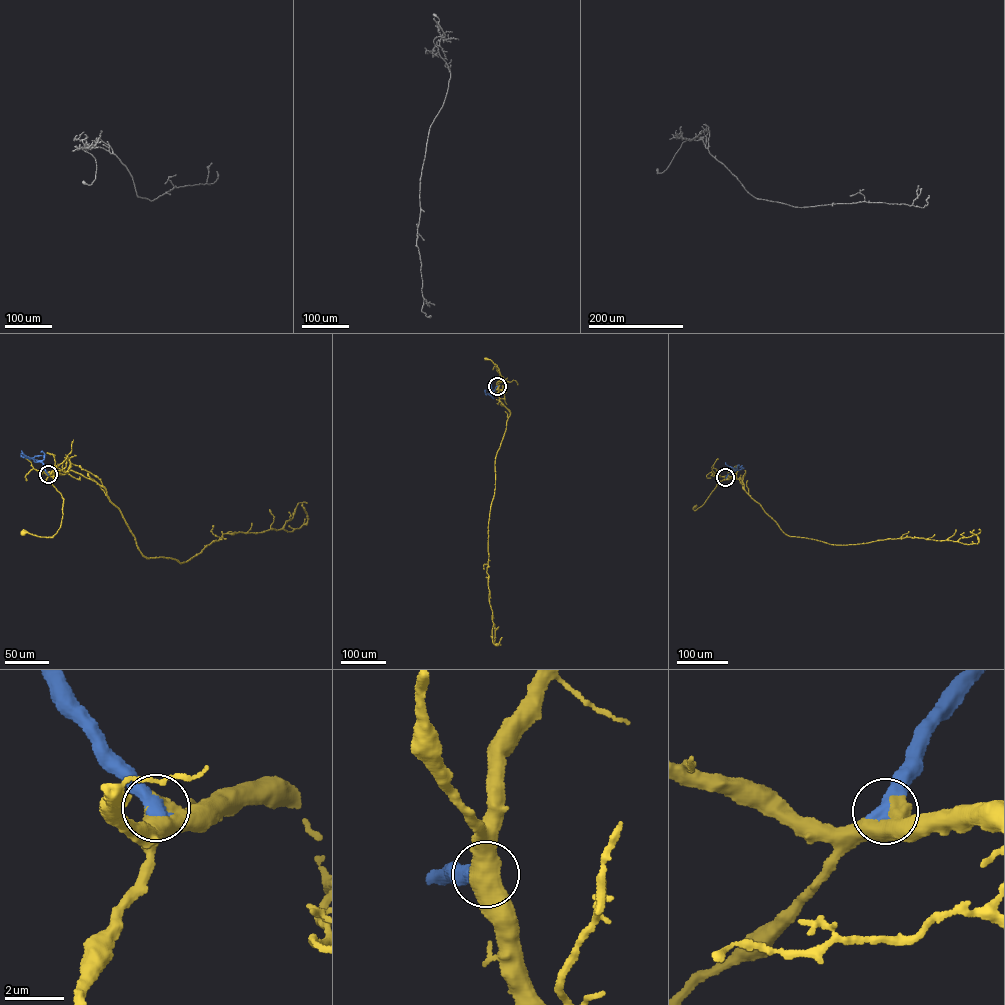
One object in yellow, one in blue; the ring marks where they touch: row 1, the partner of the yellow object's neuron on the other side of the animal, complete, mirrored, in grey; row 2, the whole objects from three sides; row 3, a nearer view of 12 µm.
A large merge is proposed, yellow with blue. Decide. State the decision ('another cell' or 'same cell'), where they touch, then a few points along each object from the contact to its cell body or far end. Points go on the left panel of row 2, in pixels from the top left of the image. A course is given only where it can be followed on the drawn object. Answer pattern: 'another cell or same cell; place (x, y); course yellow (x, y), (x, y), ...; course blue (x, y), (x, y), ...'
same cell; place (48, 474); course yellow (48, 474), (46, 481), (64, 500), (60, 527), (52, 537), (23, 533); course blue (48, 474), (41, 461), (21, 457), (21, 453)

